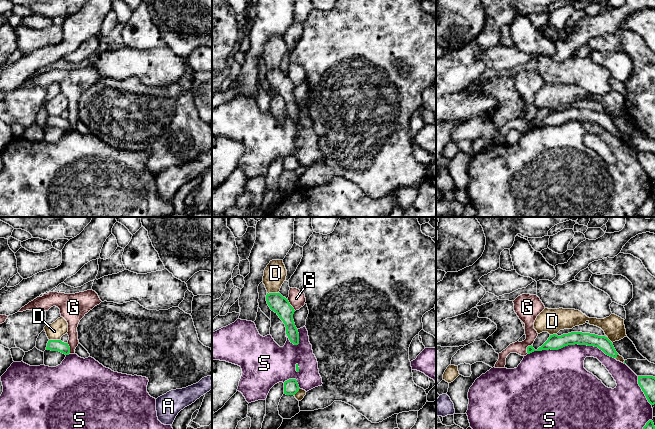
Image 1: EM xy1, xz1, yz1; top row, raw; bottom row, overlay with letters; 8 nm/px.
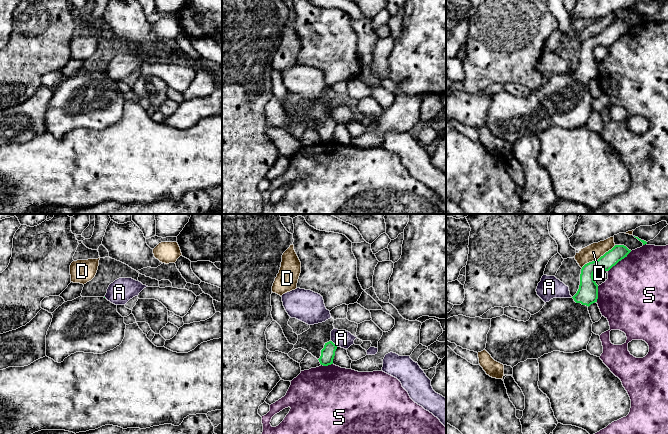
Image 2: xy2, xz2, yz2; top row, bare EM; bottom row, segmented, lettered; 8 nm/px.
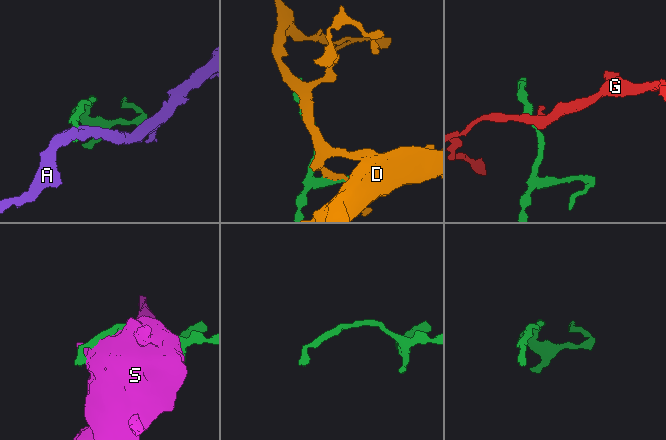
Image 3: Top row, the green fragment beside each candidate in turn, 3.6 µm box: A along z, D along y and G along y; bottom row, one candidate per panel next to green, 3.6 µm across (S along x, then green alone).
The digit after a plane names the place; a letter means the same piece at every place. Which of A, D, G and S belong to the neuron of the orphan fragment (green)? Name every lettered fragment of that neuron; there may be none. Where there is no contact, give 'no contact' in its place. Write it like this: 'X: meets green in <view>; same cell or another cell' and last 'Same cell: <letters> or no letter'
A: meets green in xz2; another cell
D: meets green in yz2; another cell
G: meets green in xz1; another cell
S: meets green in yz1; another cell
Same cell: no letter

